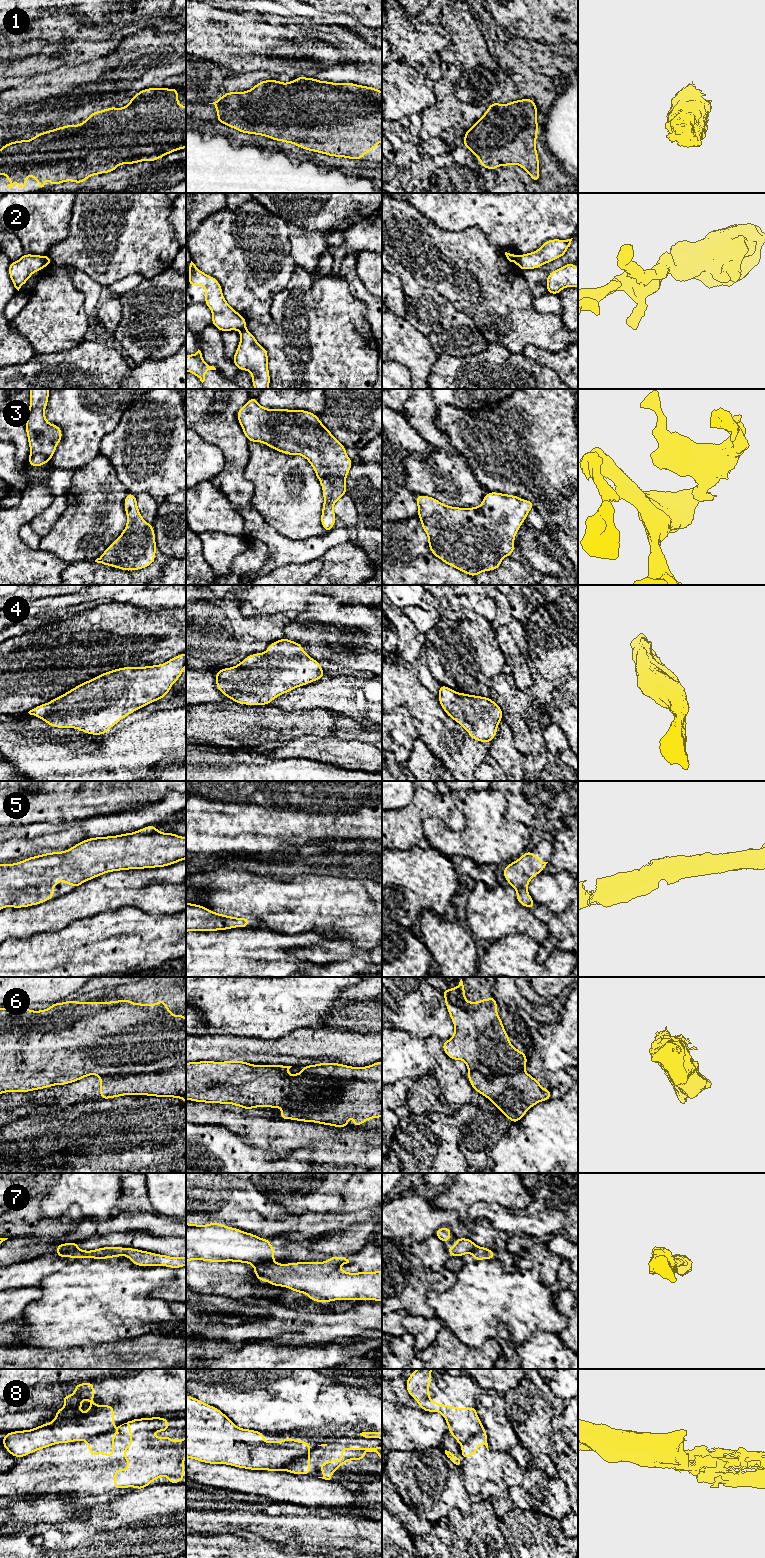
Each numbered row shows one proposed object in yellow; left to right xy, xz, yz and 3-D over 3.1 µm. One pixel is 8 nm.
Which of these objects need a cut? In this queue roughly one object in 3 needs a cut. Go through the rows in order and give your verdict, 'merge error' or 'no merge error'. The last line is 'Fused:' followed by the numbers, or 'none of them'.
1: no merge error
2: merge error
3: no merge error
4: no merge error
5: no merge error
6: merge error
7: merge error
8: merge error
Fused: 2, 6, 7, 8

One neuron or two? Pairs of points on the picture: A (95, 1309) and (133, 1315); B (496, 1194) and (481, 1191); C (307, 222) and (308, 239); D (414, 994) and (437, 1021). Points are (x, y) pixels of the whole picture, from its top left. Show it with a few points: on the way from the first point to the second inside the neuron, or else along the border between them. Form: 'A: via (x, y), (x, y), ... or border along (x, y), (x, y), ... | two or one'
A: via (104, 1309), (124, 1310) | one
B: via (492, 1191), (485, 1191) | one
C: border along (303, 229), (320, 230), (325, 234) | two
D: via (420, 1001), (433, 1014) | one

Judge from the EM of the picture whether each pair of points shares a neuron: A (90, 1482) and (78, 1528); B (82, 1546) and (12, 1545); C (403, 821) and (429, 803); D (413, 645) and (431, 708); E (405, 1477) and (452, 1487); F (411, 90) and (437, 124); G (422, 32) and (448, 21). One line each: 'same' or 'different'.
A: different
B: same
C: same
D: different
E: same
F: different
G: different

